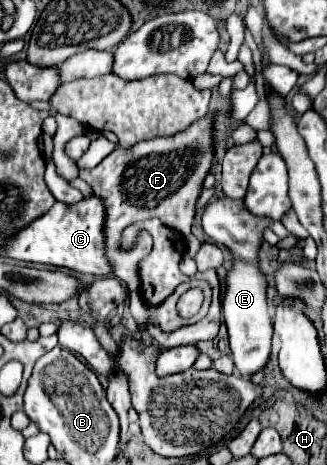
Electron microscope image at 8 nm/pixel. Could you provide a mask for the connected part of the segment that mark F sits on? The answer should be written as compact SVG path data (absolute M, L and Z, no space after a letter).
M211 114L203 122L195 122L191 130L175 134L171 138L153 138L135 144L133 148L115 148L103 162L95 168L81 168L79 178L85 180L93 196L97 196L105 206L105 256L113 268L113 276L125 282L129 288L139 288L139 262L149 254L149 250L129 250L121 252L117 240L121 230L129 224L159 218L165 226L181 232L183 236L191 234L191 224L195 216L195 202L201 190L201 182L211 170L213 146L211 146Z

